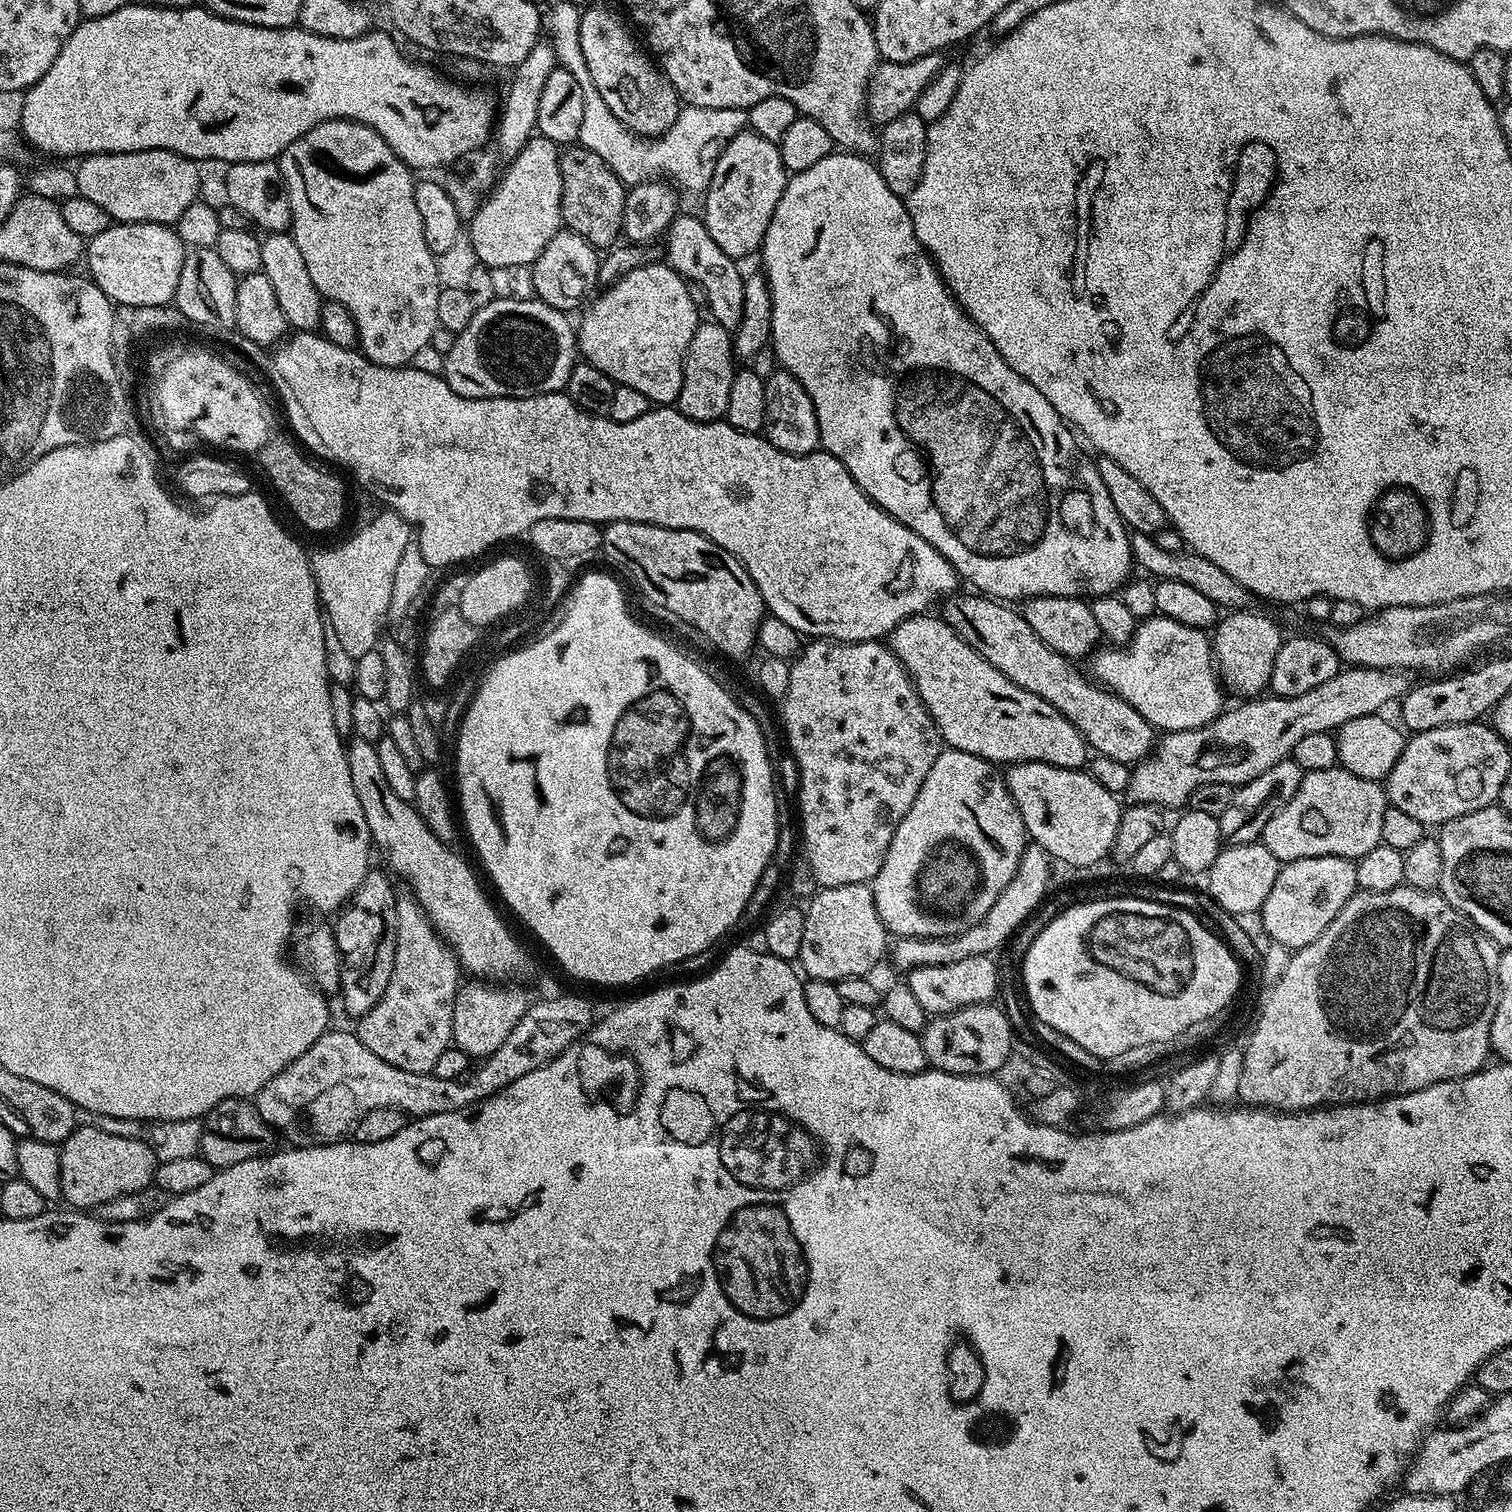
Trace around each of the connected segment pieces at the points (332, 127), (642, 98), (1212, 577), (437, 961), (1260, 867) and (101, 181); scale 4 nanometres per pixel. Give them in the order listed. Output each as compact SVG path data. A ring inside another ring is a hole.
M327 120L314 130L302 134L278 157L280 172L284 175L284 188L288 192L290 202L290 214L292 226L290 234L302 253L302 259L306 262L306 270L310 270L310 282L320 291L321 297L342 302L354 314L354 322L358 326L359 351L365 358L374 362L380 368L402 368L411 365L414 354L422 350L422 346L432 343L432 335L438 327L438 294L441 286L438 280L438 272L435 269L436 257L433 256L430 246L426 246L426 233L422 231L422 217L418 214L418 205L414 202L414 190L416 180L413 169L386 146L383 138L373 130L369 124L360 124L357 120Z
M585 7L581 11L579 25L582 58L586 58L586 70L590 70L590 78L594 82L598 94L602 94L602 102L606 102L606 106L610 106L610 110L614 110L614 118L622 121L637 136L655 138L666 130L670 130L674 118L678 118L682 101L672 83L660 71L659 64L645 51L641 41L639 39L636 41L632 37L633 29L626 23L625 17L621 13L620 16L608 8L587 9Z
M1132 532L1130 539L1135 567L1137 569L1145 568L1149 572L1145 572L1149 577L1156 580L1186 582L1186 586L1199 590L1205 598L1210 598L1210 602L1214 602L1224 610L1244 610L1251 605L1248 603L1253 603L1252 593L1247 592L1238 582L1234 582L1234 578L1230 578L1230 574L1226 574L1226 570L1222 570L1222 566L1214 566L1214 562L1210 562L1210 558L1202 558L1197 552L1191 550L1178 552L1162 550L1162 546L1158 546L1155 538L1141 532Z
M411 894L397 895L396 897L396 941L394 942L394 970L390 970L390 982L386 986L386 990L382 994L382 998L378 998L378 1002L374 1002L374 1006L366 1013L359 1017L358 1026L355 1025L354 1031L356 1037L362 1042L362 1046L366 1046L366 1050L378 1054L378 1058L382 1058L382 1062L390 1062L390 1066L398 1066L398 1070L410 1070L411 1072L431 1072L434 1061L442 1055L442 1050L453 1047L452 1043L452 1015L454 1014L454 998L458 989L461 987L462 969L459 960L452 955L452 949L445 944L442 937L437 934L436 929L432 927L432 923L428 921L428 916L420 907L415 896Z
M1262 842L1254 844L1230 844L1221 847L1218 858L1209 866L1207 895L1216 904L1237 918L1244 918L1247 912L1259 913L1262 902L1266 902L1266 894L1270 894L1270 886L1274 886L1274 878L1278 878L1281 861L1266 850Z
M138 150L137 152L103 152L97 156L85 156L75 165L76 191L90 198L90 202L106 210L109 221L122 224L167 224L175 225L186 206L190 206L201 195L200 168L197 161L170 150Z

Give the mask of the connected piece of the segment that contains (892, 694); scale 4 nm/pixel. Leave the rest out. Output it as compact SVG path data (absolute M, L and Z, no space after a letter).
M812 638L801 647L798 655L791 661L790 686L786 690L782 707L784 707L784 724L782 720L782 736L788 739L788 748L796 759L796 772L800 775L800 820L798 816L798 832L804 835L803 859L808 869L814 874L820 888L834 886L850 886L851 884L868 884L878 874L882 862L886 858L886 850L890 846L890 838L894 838L894 830L898 822L910 810L914 798L918 798L918 790L922 790L922 782L926 782L926 774L930 774L930 766L938 758L942 750L940 731L930 718L922 698L916 692L908 672L902 662L892 653L887 643L880 640L863 640L862 642L842 642L841 640L822 640Z

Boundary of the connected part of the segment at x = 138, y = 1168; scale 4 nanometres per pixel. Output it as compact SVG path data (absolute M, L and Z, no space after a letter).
M77 1126L60 1148L62 1197L76 1210L95 1210L102 1202L118 1194L153 1187L158 1163L154 1150L134 1138L118 1138L106 1130Z

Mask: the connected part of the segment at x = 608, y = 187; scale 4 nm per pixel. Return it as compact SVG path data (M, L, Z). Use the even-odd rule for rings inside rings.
M568 146L560 154L562 174L562 202L560 218L563 227L582 234L597 250L608 250L621 239L624 231L623 214L626 206L626 185L617 178L614 170L588 148Z

